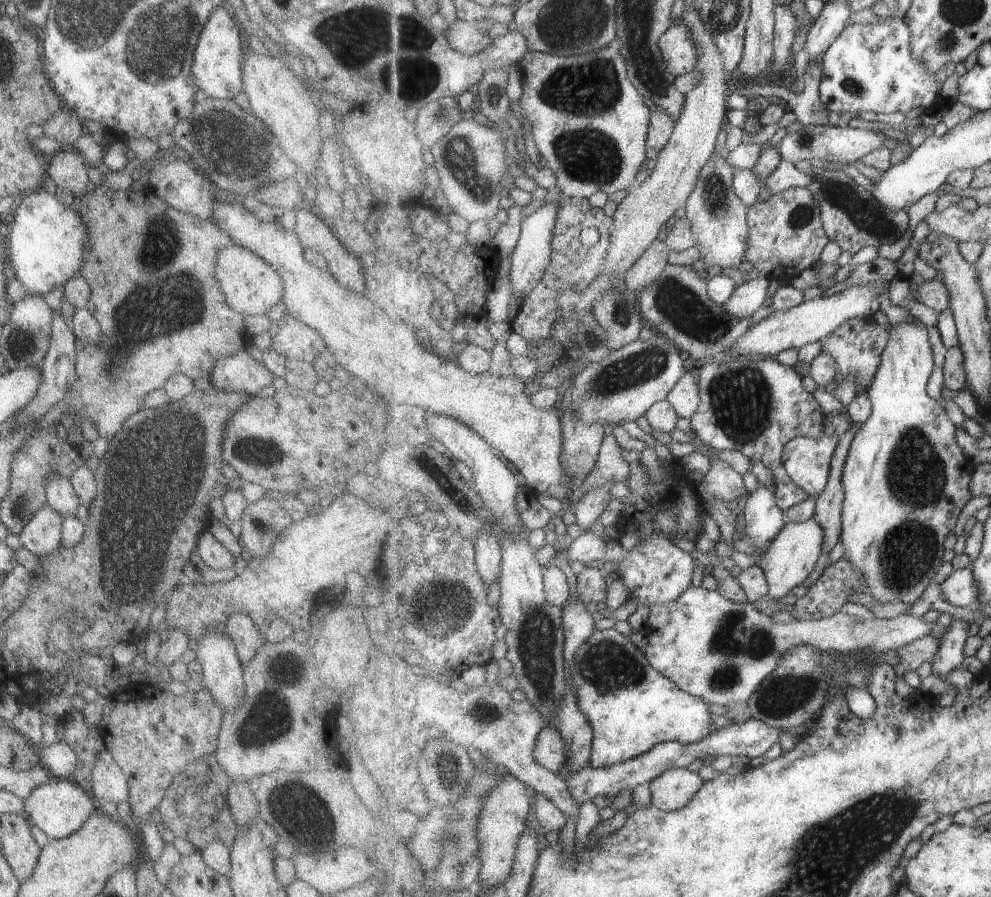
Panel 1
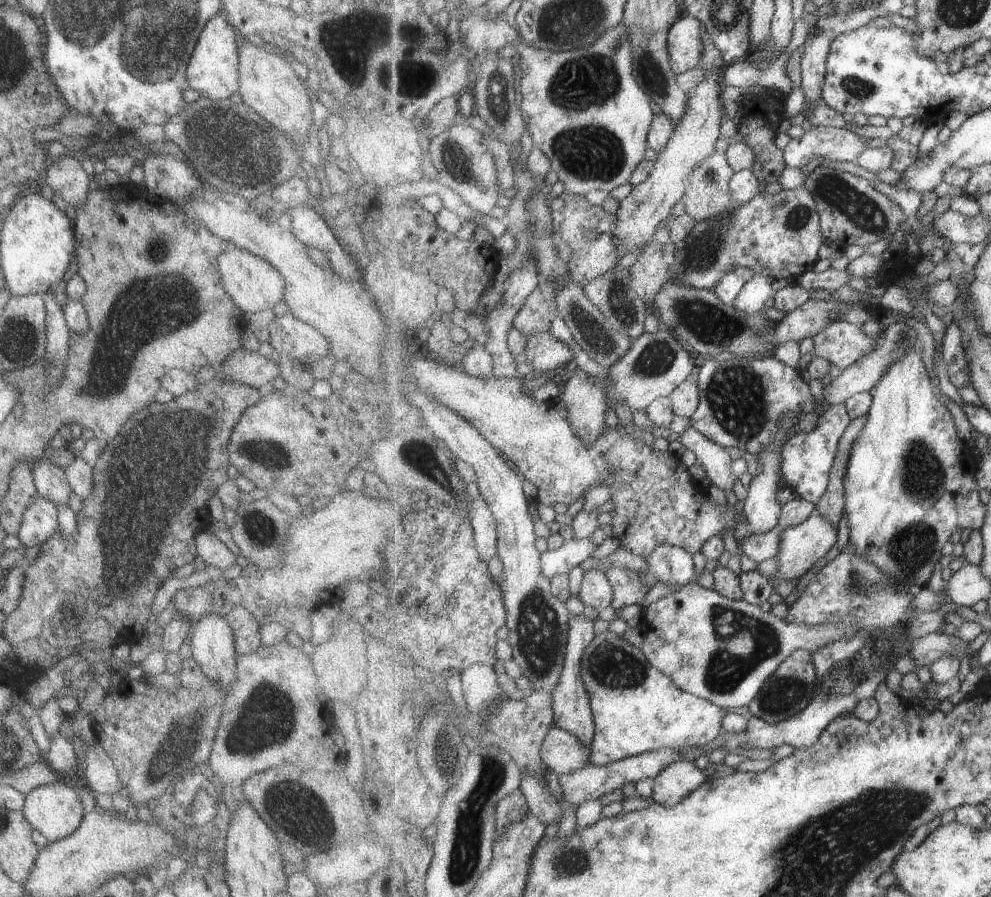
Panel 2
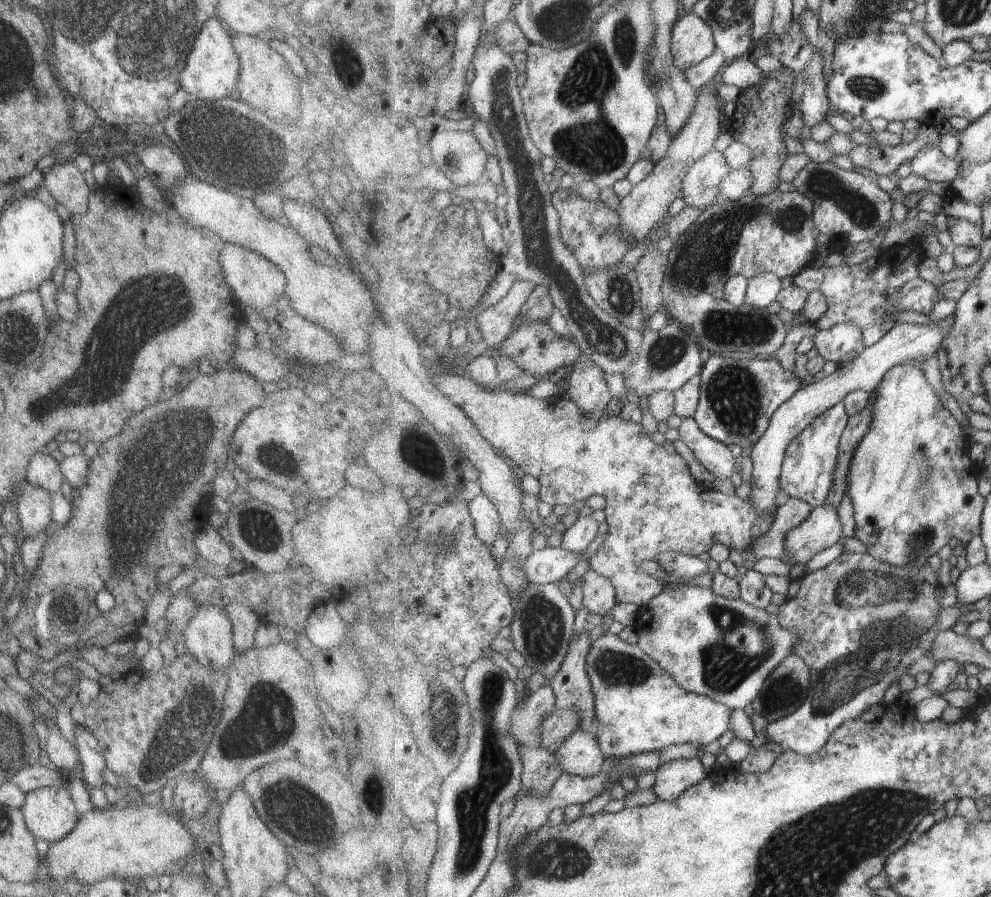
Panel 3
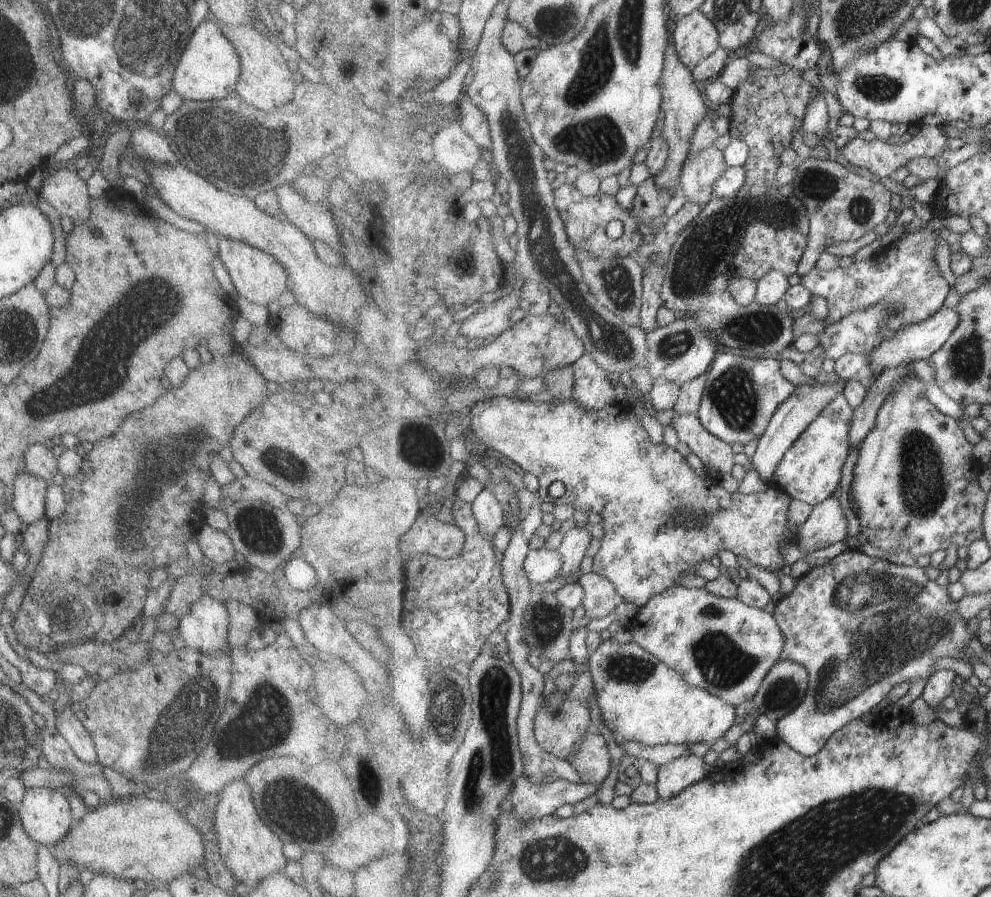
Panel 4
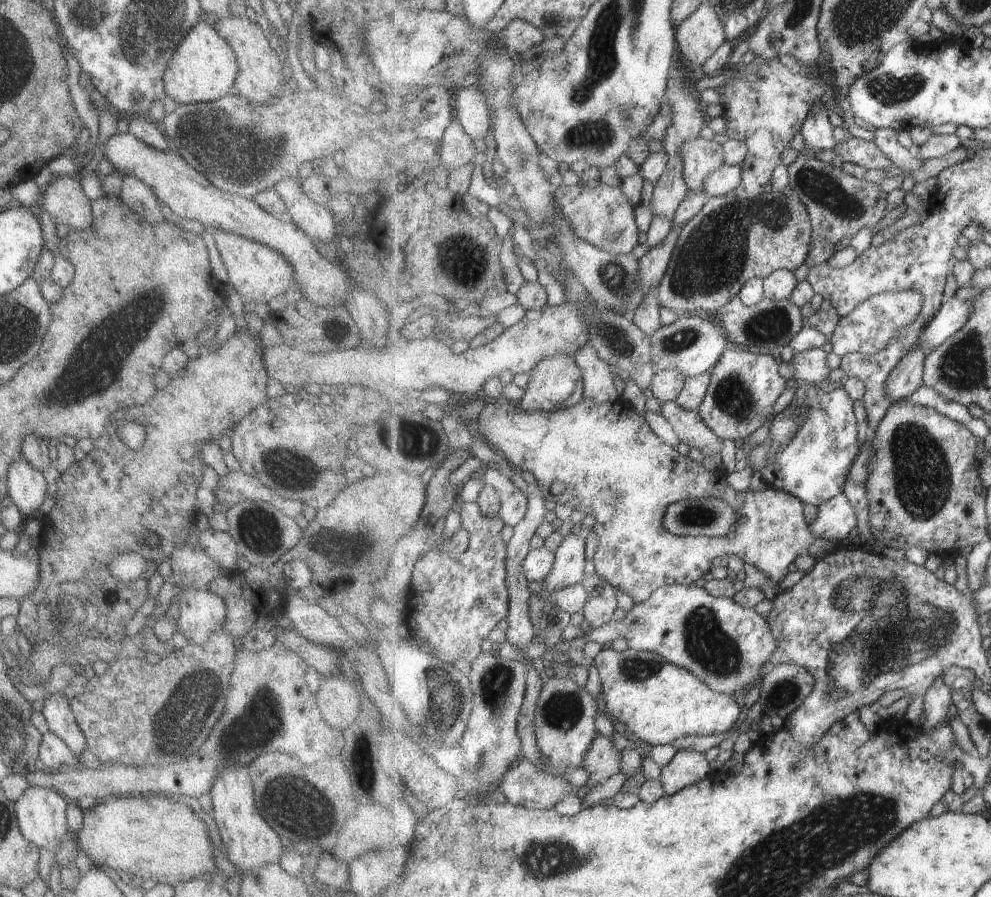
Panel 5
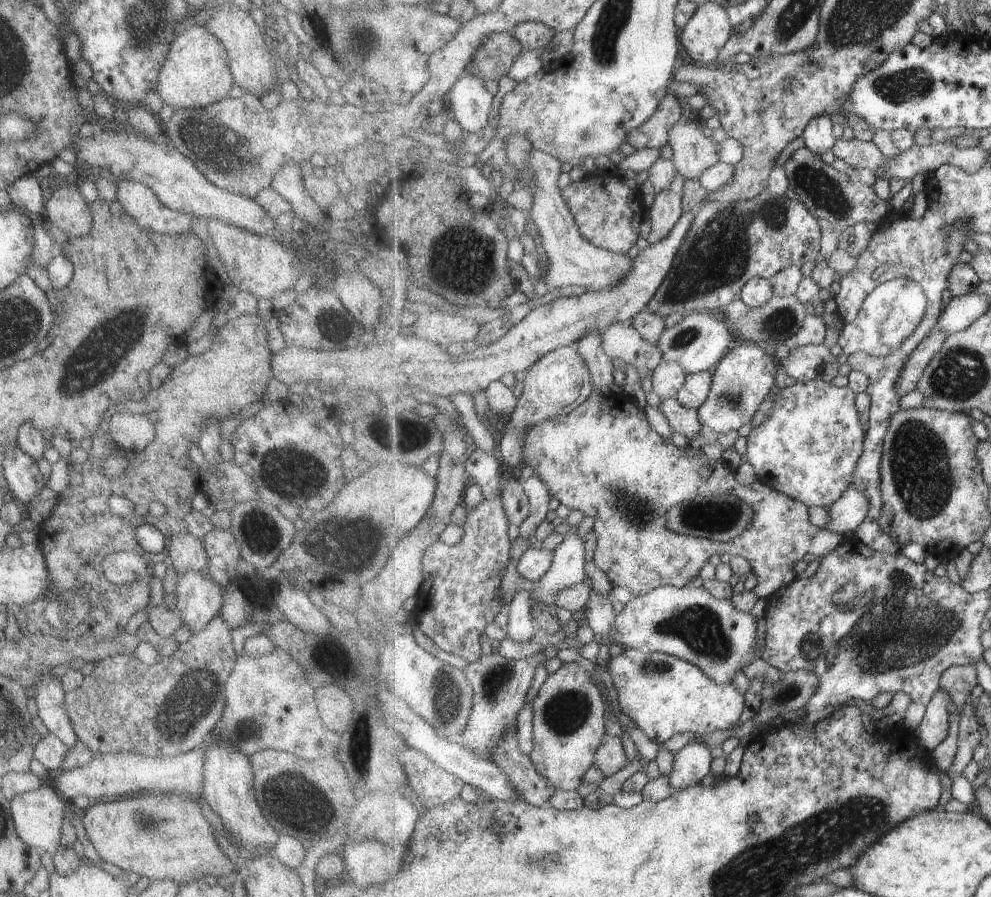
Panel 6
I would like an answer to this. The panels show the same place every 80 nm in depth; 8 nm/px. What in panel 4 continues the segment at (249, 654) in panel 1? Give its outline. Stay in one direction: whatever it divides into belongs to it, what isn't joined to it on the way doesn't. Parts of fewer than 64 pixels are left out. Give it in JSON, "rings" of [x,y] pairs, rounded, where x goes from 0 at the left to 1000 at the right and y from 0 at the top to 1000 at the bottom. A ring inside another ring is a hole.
{"rings":[[[238,669],[227,670],[226,674],[230,685],[230,722],[245,721],[251,711],[251,705],[260,698],[259,685],[252,676]]]}

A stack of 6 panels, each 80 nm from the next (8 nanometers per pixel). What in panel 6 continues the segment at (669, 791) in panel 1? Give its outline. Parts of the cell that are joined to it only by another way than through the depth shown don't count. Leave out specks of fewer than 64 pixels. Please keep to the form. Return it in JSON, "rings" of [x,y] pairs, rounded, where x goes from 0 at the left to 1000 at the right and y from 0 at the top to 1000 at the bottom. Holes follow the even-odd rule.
{"rings":[[[705,827],[695,828],[681,843],[681,854],[675,861],[675,872],[682,883],[703,876],[715,861],[719,849],[715,833]]]}

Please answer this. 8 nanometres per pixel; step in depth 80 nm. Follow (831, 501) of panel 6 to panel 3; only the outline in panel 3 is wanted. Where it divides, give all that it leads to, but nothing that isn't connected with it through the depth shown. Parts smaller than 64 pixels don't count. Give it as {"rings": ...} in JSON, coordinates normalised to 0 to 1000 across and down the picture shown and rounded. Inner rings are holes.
{"rings":[[[853,449],[844,450],[835,459],[825,464],[795,497],[792,515],[789,520],[789,551],[814,559],[820,566],[834,562],[839,545],[842,544],[843,523],[847,515],[848,493],[858,470]]]}

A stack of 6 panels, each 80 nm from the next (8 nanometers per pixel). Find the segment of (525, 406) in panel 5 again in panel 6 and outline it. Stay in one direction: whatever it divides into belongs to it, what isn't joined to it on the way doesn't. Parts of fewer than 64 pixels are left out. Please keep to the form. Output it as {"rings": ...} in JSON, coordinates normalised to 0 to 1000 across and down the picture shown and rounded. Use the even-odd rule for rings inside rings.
{"rings":[[[582,384],[568,386],[546,399],[533,415],[530,416],[529,434],[524,444],[522,457],[511,470],[512,479],[504,493],[507,516],[511,525],[522,530],[528,521],[528,497],[532,495],[532,484],[538,475],[544,475],[552,468],[564,466],[578,460],[599,437],[598,419],[590,404],[588,395],[584,392]]]}

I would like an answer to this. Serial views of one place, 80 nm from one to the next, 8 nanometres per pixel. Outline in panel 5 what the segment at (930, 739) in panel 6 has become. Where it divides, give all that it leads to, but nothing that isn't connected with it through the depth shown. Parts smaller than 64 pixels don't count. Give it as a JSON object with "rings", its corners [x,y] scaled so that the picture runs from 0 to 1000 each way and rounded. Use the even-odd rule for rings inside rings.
{"rings":[[[946,756],[933,775],[933,805],[929,809],[933,816],[943,814],[958,798],[962,786],[962,768],[958,767],[954,756]]]}

